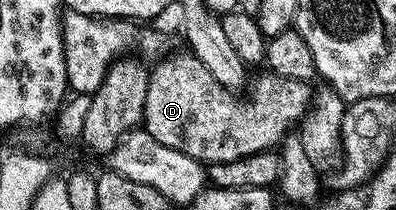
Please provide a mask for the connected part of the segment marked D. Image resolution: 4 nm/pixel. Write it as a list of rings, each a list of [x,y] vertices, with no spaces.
[[[175,50],[167,54],[161,61],[153,64],[148,81],[148,97],[144,101],[144,130],[156,137],[160,145],[168,145],[168,149],[176,149],[188,157],[198,160],[203,165],[236,161],[248,157],[252,153],[269,151],[277,148],[287,135],[291,134],[306,117],[310,110],[312,87],[307,81],[285,79],[273,73],[265,73],[249,88],[250,99],[238,100],[233,91],[224,89],[208,69],[189,50]]]

